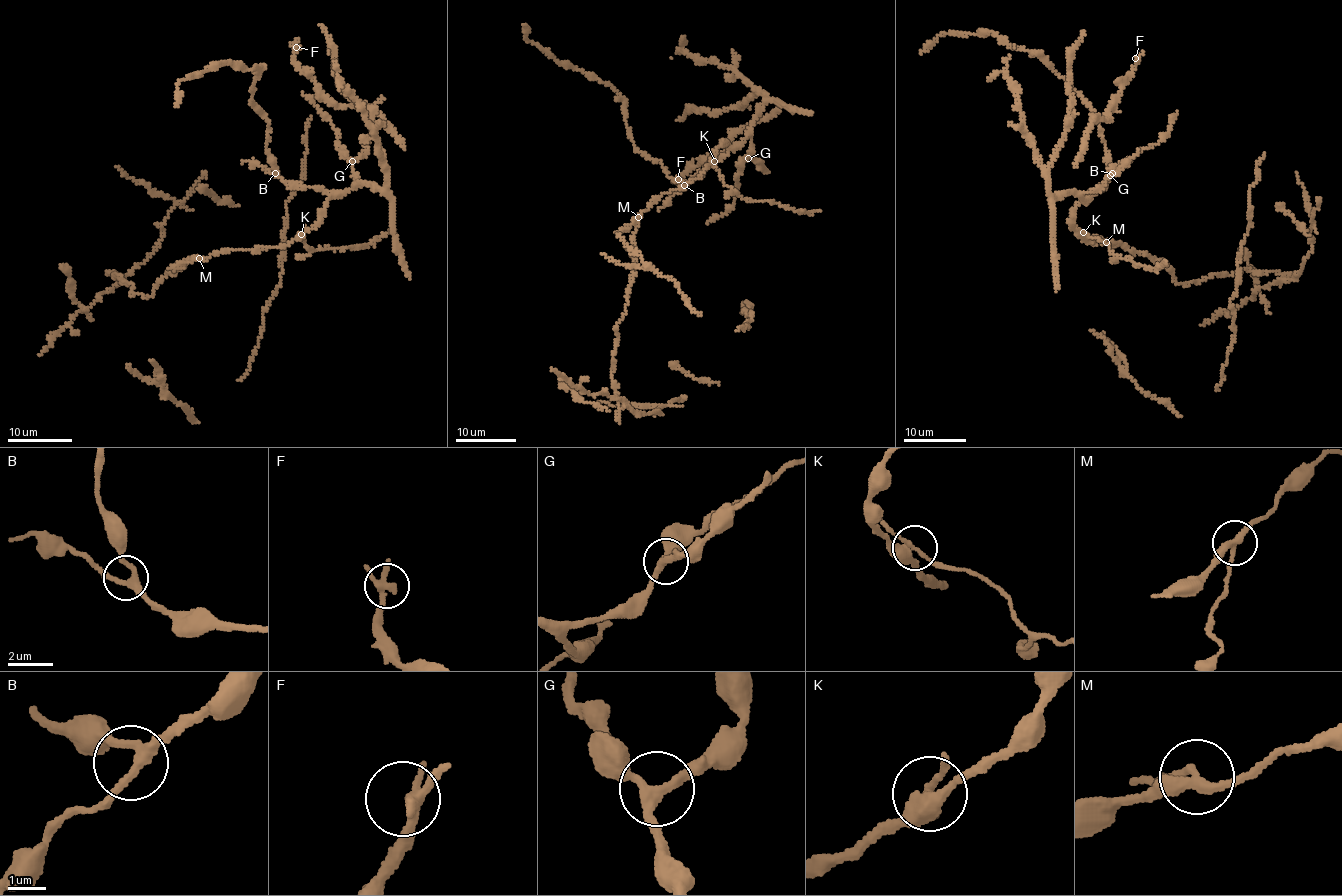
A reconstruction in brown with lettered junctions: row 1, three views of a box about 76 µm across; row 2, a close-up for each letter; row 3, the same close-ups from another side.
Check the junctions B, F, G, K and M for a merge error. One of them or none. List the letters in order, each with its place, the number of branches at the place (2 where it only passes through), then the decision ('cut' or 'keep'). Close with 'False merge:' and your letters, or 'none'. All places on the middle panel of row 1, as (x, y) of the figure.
B: (684, 185) | 3 | keep
F: (678, 179) | 3 | keep
G: (748, 158) | 3 | keep
K: (714, 161) | 3 | keep
M: (638, 217) | 3 | cut
False merge: M

